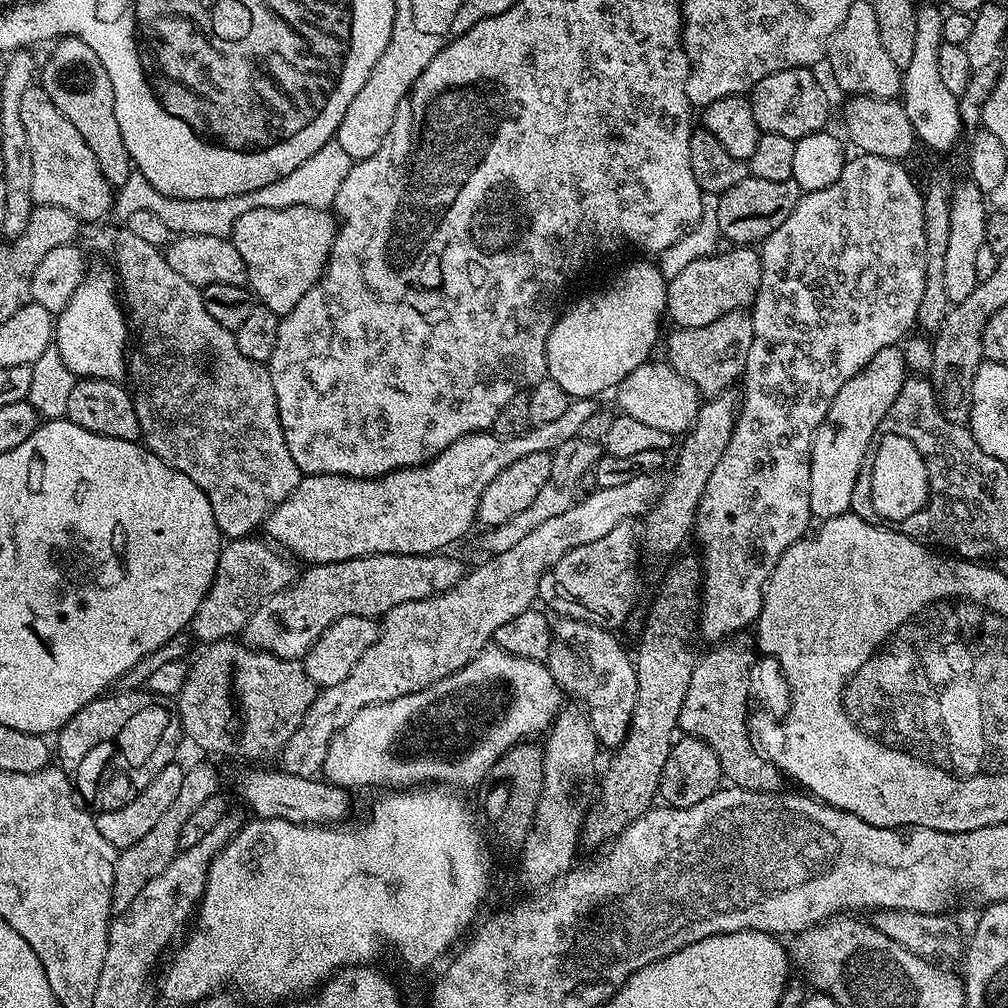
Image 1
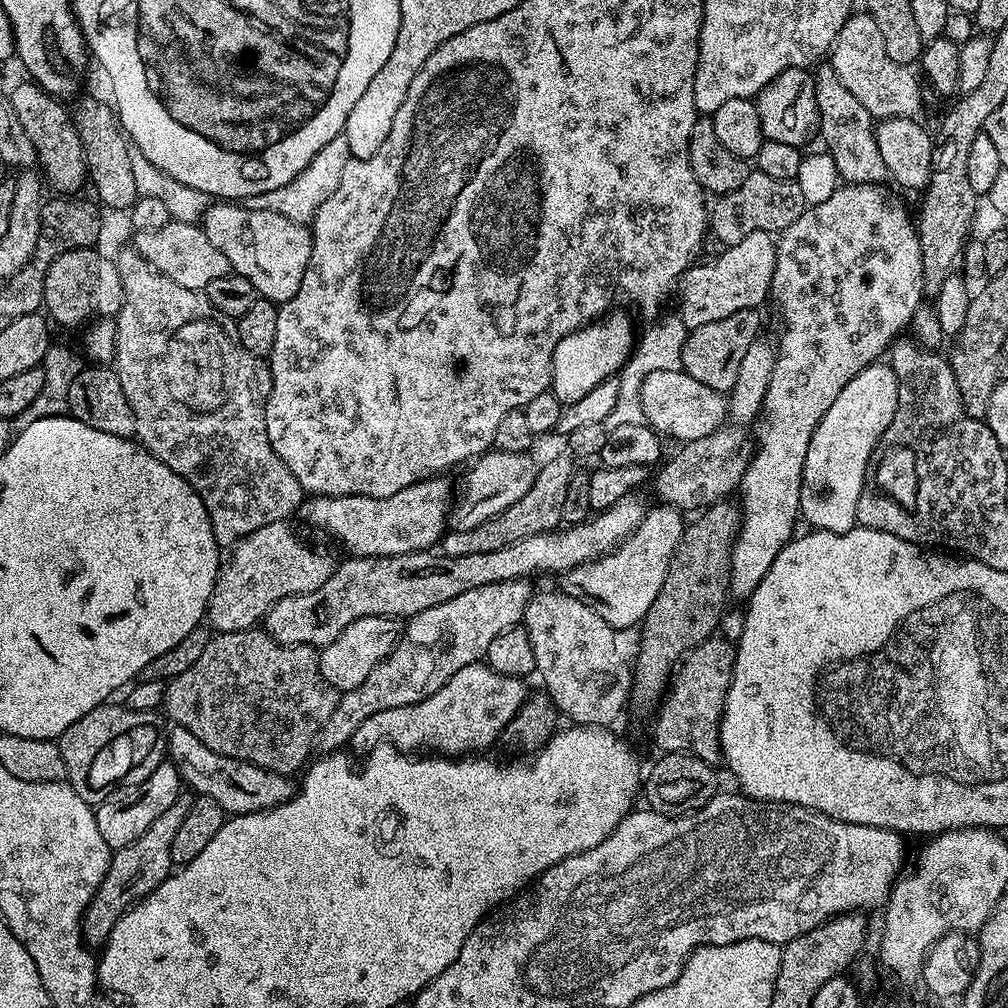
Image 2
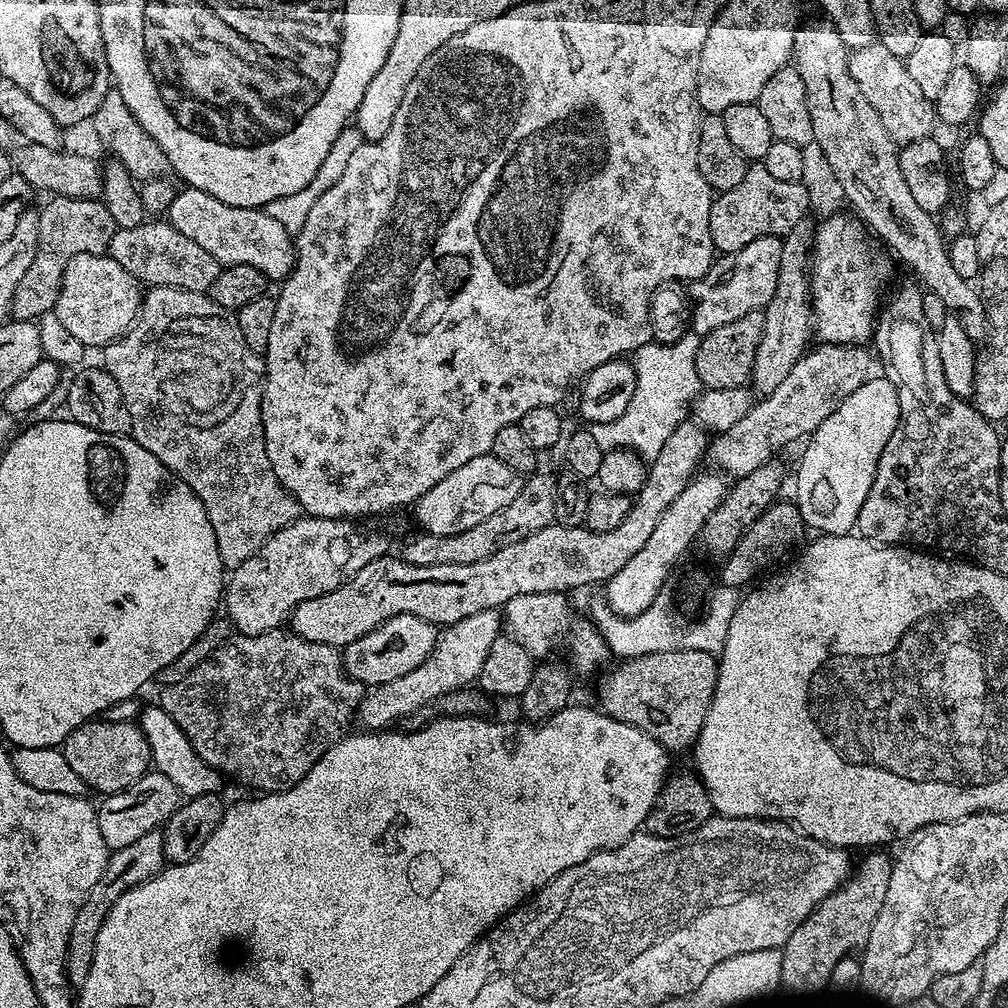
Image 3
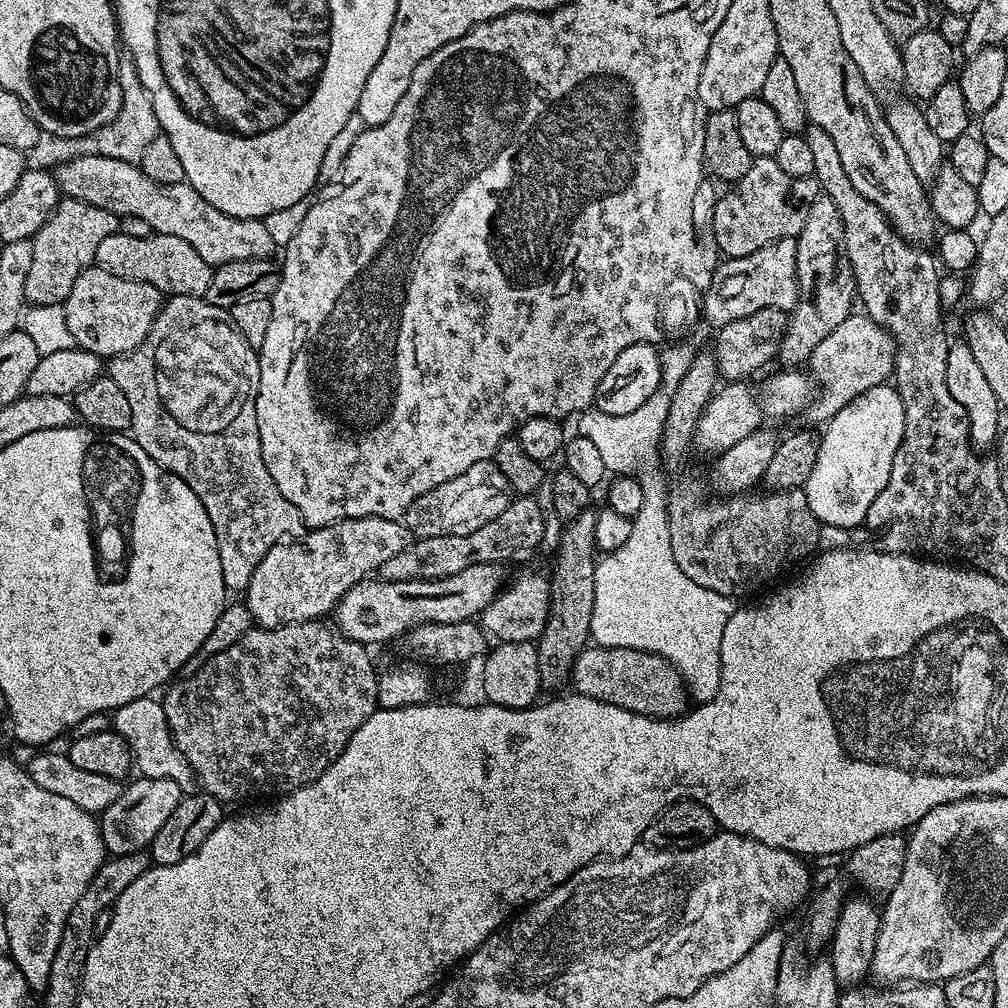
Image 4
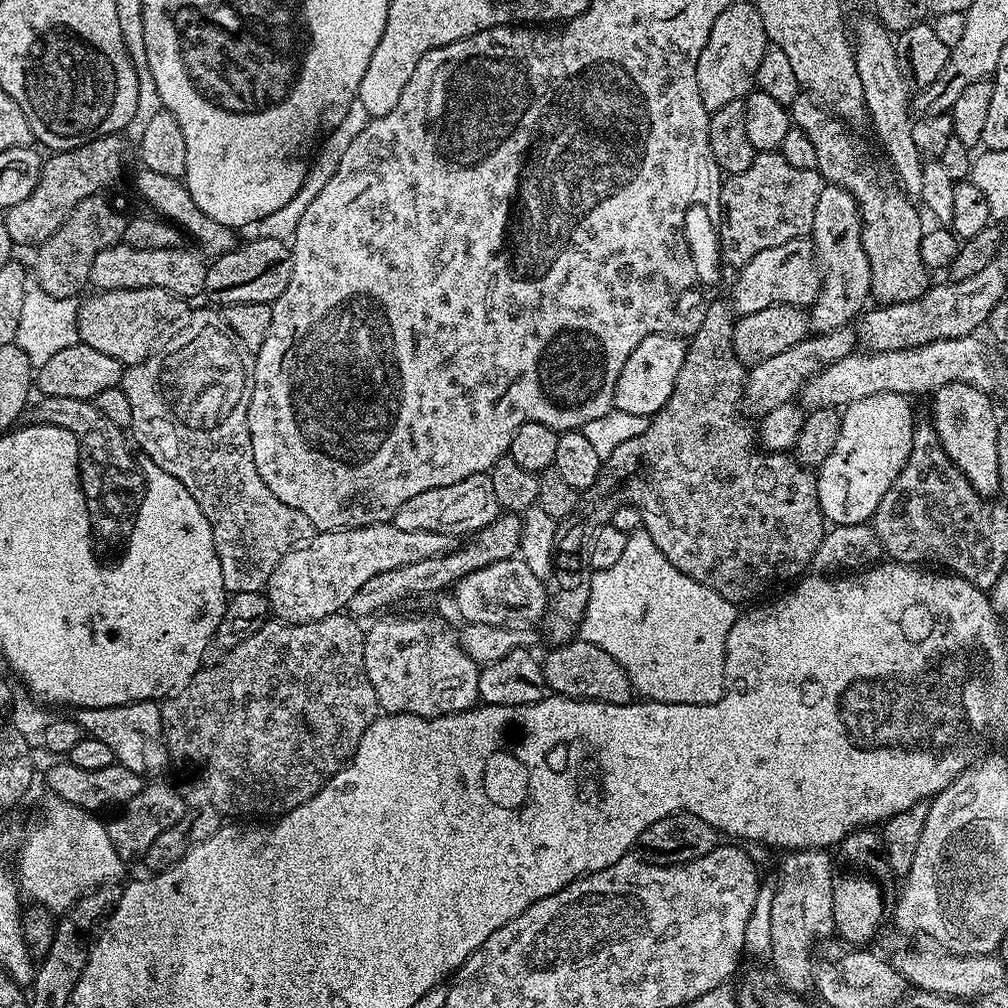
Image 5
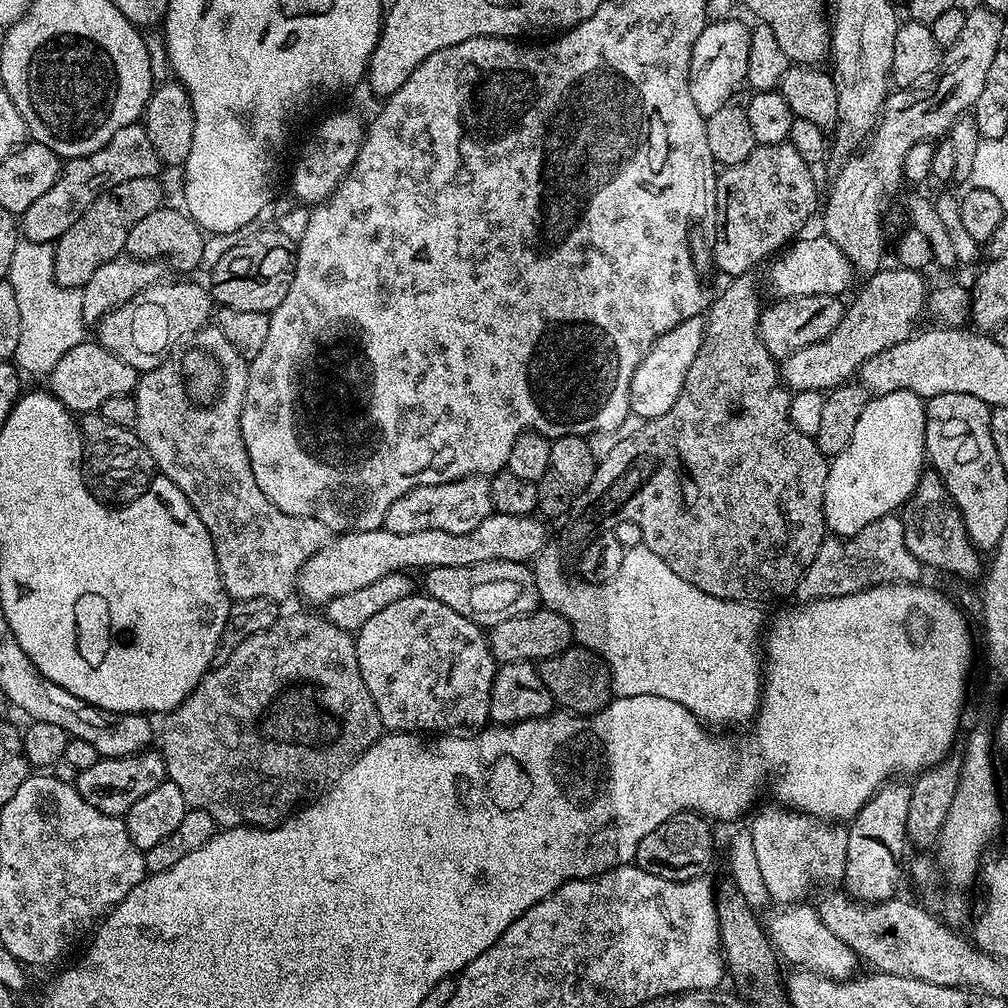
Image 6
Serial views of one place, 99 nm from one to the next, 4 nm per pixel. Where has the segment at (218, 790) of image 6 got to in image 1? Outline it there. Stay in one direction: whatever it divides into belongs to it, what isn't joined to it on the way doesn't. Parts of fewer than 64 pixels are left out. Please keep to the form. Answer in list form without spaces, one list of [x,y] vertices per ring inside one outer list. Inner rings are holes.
[[[229,638],[214,642],[203,649],[196,661],[191,661],[186,686],[182,686],[175,701],[176,711],[180,714],[183,735],[187,739],[189,736],[202,751],[216,756],[241,756],[248,760],[244,762],[268,762],[264,760],[279,757],[290,734],[294,734],[306,710],[310,710],[318,689],[300,660],[278,658],[238,641]]]

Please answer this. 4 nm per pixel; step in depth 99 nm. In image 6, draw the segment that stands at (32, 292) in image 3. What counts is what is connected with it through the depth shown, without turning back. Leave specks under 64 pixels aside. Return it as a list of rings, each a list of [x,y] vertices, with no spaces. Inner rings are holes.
[[[155,176],[146,178],[130,178],[130,182],[122,182],[122,186],[114,186],[108,192],[104,192],[94,203],[62,234],[60,240],[54,244],[54,278],[64,288],[83,288],[86,282],[90,282],[90,274],[102,266],[102,262],[110,262],[110,258],[121,255],[126,246],[126,234],[134,227],[134,222],[139,222],[141,218],[146,218],[146,214],[154,214],[165,203],[164,188],[161,181]]]

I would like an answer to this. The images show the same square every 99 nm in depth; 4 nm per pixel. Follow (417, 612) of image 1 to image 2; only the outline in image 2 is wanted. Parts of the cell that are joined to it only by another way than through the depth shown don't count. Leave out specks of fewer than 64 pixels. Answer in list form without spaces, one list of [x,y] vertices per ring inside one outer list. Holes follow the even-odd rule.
[[[721,426],[706,434],[706,438],[681,443],[677,447],[680,449],[659,465],[660,473],[656,476],[657,501],[681,510],[700,510],[731,497],[740,487],[740,480],[754,451],[753,441],[751,444],[744,432],[747,431],[740,426]],[[523,579],[478,586],[474,590],[466,590],[466,594],[458,594],[458,598],[450,598],[450,602],[430,606],[430,610],[422,610],[416,616],[407,617],[402,628],[402,635],[397,640],[392,653],[382,662],[378,662],[378,666],[370,670],[370,674],[366,674],[366,682],[362,682],[362,686],[354,686],[354,690],[343,693],[337,699],[334,714],[330,714],[322,730],[318,730],[314,745],[315,751],[327,754],[343,749],[351,741],[354,730],[358,730],[358,726],[362,726],[366,718],[382,710],[394,710],[398,706],[422,702],[422,698],[434,694],[446,682],[450,682],[450,678],[454,678],[454,674],[458,674],[462,666],[470,666],[483,661],[487,657],[490,642],[494,642],[494,638],[502,634],[502,630],[517,627],[523,621],[524,608],[534,595],[534,588],[528,584],[531,583]]]

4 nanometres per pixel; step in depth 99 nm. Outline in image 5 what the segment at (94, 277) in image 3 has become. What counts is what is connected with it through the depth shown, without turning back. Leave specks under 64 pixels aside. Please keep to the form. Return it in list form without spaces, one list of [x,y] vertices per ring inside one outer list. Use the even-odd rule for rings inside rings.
[[[135,288],[109,292],[96,290],[91,294],[93,296],[85,295],[79,301],[80,343],[94,346],[94,350],[99,350],[101,354],[110,354],[110,358],[125,366],[141,364],[146,357],[153,355],[157,347],[156,339],[167,328],[175,329],[181,322],[187,321],[190,315],[189,301],[185,297],[176,296],[173,292],[161,288]]]

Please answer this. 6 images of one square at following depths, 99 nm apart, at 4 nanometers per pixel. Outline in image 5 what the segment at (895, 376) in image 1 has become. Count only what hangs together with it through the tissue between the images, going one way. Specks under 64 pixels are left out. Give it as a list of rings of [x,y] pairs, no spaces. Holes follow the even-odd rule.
[[[887,392],[886,394],[870,394],[870,398],[858,398],[858,402],[847,405],[840,417],[838,442],[834,442],[834,450],[830,450],[830,458],[822,462],[816,472],[816,485],[818,486],[818,502],[824,511],[825,521],[833,525],[863,524],[871,521],[878,510],[878,502],[890,490],[894,478],[906,466],[908,455],[912,449],[912,420],[913,401],[902,394]]]

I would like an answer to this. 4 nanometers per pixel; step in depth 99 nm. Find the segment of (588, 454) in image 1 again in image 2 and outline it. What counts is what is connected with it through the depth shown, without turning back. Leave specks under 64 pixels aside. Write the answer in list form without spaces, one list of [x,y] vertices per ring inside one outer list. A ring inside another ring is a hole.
[[[563,455],[541,463],[534,478],[534,486],[530,486],[530,490],[526,490],[526,494],[518,498],[514,506],[506,506],[502,514],[474,526],[474,530],[445,531],[438,545],[439,551],[454,558],[462,558],[466,554],[490,554],[490,550],[502,550],[502,546],[510,546],[522,538],[559,529],[562,524],[562,504],[566,502],[566,486],[570,486],[574,471],[573,457]]]

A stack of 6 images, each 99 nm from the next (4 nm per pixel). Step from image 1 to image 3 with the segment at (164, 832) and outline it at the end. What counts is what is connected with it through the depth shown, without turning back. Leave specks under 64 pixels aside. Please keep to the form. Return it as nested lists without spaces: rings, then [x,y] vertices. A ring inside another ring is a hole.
[[[160,830],[137,838],[136,841],[130,842],[130,846],[122,846],[109,855],[108,865],[102,878],[94,882],[94,890],[90,890],[88,900],[74,917],[74,926],[70,926],[66,974],[72,985],[79,986],[82,982],[86,982],[86,974],[90,974],[90,962],[94,962],[94,942],[98,938],[98,930],[102,930],[102,922],[110,906],[118,902],[118,898],[122,898],[126,890],[154,878],[159,872],[164,871],[165,867],[164,833]]]

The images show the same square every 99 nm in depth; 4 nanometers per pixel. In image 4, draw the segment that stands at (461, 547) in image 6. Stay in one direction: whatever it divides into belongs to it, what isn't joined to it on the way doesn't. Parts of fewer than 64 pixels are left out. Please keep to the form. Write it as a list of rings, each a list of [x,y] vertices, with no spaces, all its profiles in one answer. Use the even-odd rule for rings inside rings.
[[[377,516],[339,520],[325,528],[313,528],[295,542],[281,542],[270,549],[266,558],[258,562],[254,574],[250,574],[243,603],[262,628],[320,620],[335,609],[346,590],[371,577],[382,562],[406,550],[409,543],[410,533],[404,523]]]

